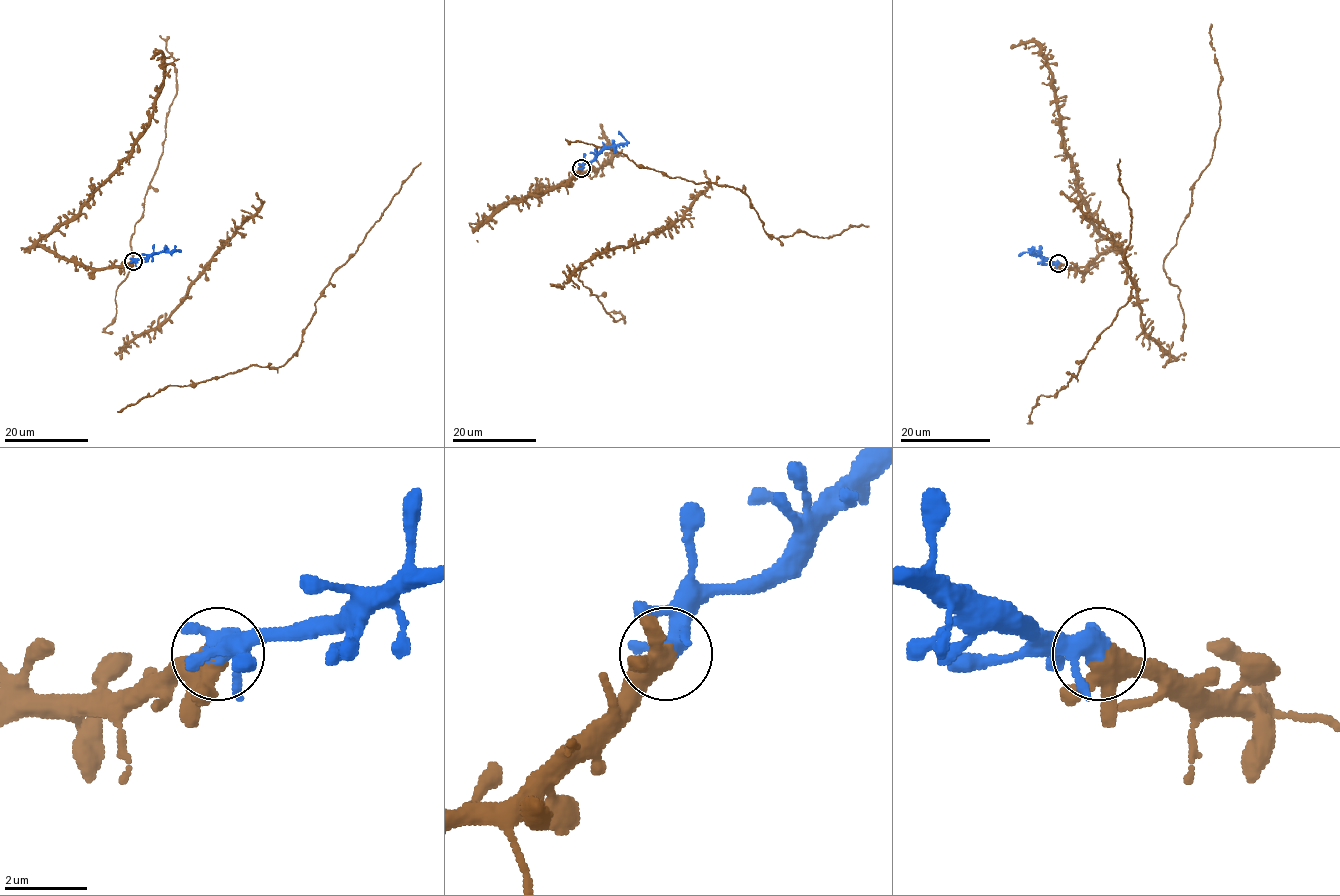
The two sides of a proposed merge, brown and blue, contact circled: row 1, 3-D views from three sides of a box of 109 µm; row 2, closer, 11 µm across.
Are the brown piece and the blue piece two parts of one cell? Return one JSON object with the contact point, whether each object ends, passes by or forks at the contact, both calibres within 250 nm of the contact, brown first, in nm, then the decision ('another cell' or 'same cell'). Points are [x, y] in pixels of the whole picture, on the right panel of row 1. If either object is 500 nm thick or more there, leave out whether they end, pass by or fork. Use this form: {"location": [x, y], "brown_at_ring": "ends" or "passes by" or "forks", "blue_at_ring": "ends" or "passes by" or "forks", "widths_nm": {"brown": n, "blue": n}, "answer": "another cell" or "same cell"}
{"location": [1058, 263], "brown_at_ring": "forks", "blue_at_ring": "forks", "widths_nm": {"brown": 320, "blue": 360}, "answer": "same cell"}

